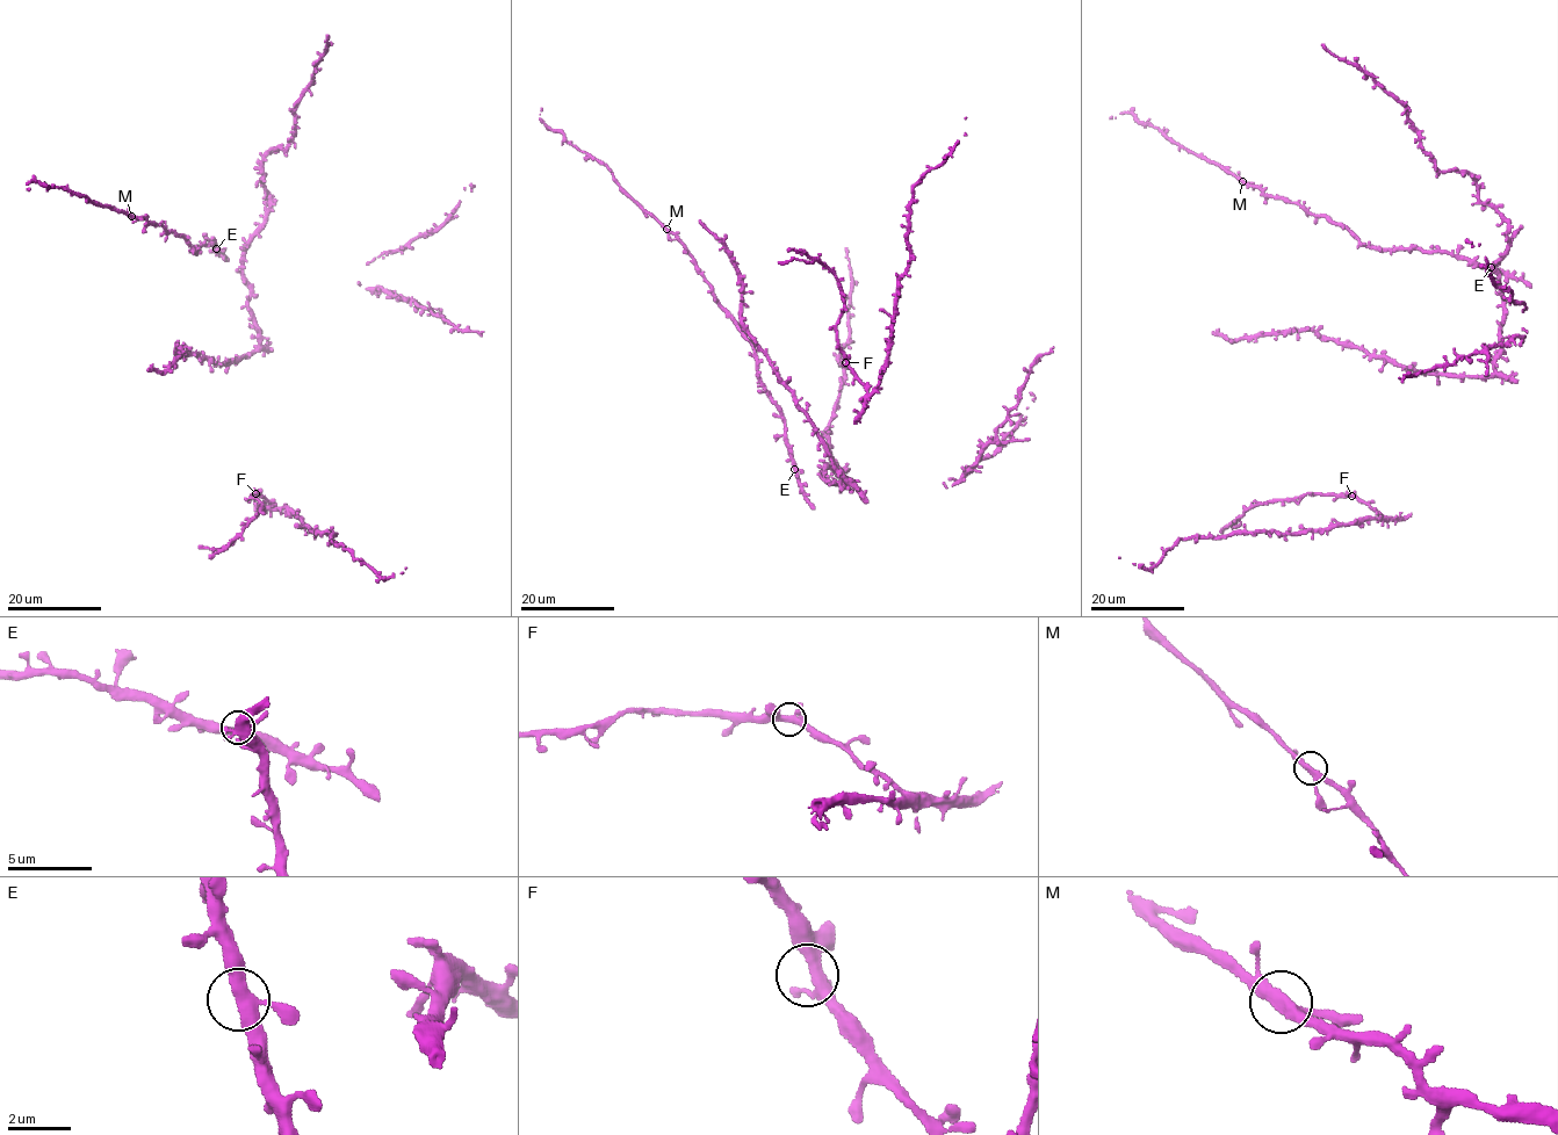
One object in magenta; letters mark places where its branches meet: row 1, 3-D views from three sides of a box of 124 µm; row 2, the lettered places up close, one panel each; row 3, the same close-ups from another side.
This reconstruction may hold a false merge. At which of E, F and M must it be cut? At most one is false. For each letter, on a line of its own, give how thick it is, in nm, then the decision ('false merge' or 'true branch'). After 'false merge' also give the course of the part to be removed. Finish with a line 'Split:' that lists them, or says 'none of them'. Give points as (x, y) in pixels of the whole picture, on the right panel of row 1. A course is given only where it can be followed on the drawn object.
E: calibre 360 nm; true branch
F: calibre 360 nm; true branch
M: calibre 340 nm; true branch
Split: none of them

